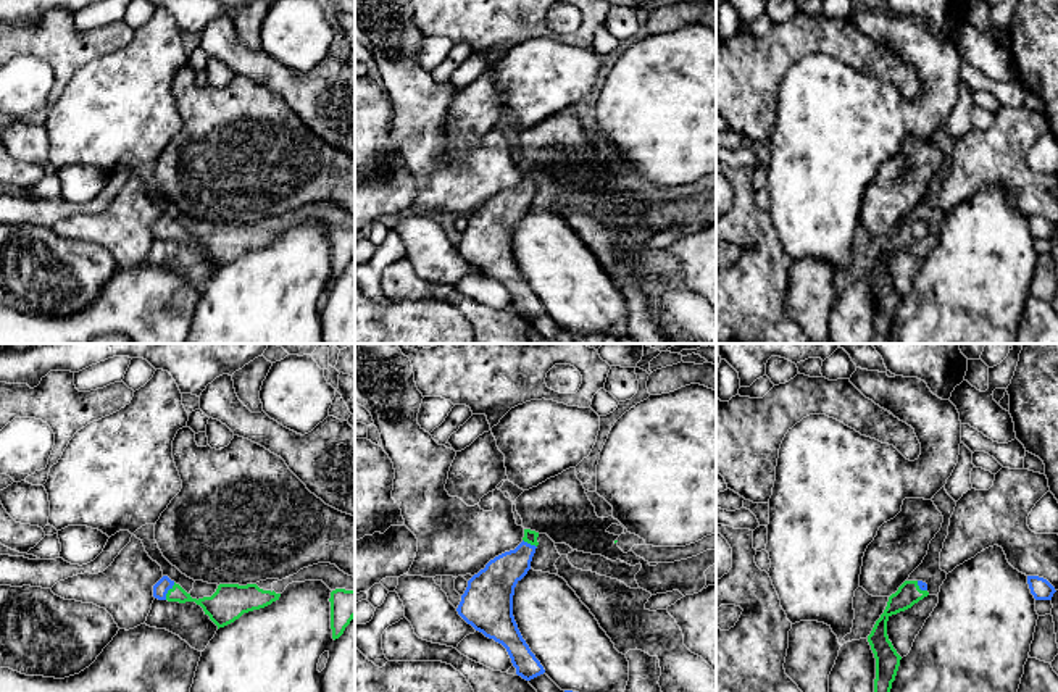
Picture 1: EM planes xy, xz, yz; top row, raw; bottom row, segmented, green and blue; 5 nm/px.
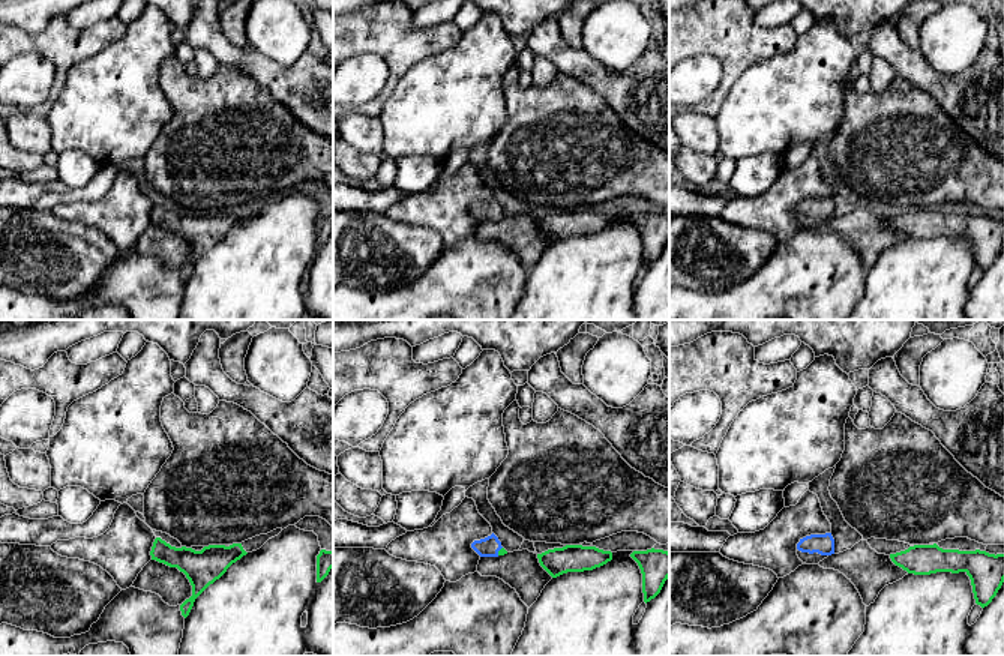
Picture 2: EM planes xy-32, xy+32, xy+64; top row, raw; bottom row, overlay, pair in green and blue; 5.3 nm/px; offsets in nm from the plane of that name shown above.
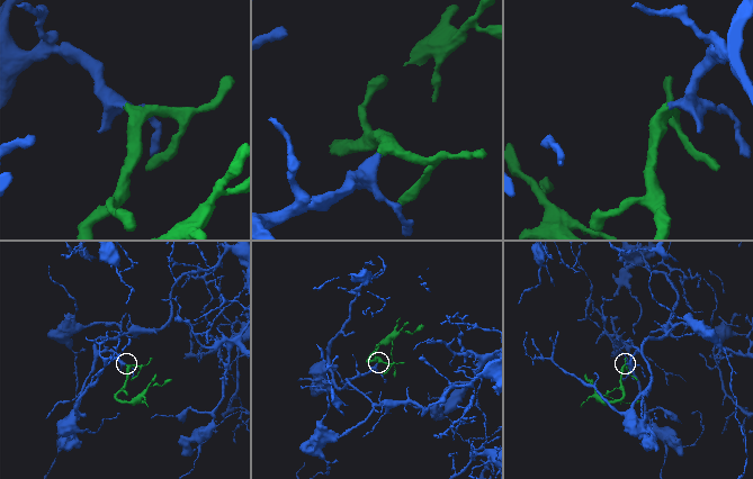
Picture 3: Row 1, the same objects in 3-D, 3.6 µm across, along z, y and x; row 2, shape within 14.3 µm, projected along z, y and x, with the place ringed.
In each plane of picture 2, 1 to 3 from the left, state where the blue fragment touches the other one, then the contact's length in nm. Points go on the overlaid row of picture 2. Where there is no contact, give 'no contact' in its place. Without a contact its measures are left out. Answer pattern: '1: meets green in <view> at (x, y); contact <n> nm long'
1: no contact
2: meets green in xy+32 at (498, 551); contact 50 nm long
3: no contact

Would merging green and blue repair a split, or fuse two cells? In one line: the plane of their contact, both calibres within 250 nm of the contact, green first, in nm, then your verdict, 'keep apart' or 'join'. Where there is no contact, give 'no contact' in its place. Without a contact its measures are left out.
xy | 110/80 nm | join

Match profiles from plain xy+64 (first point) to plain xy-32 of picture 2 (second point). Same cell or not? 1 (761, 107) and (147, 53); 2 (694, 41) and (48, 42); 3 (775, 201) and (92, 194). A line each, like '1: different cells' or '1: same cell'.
1: same cell
2: same cell
3: different cells

